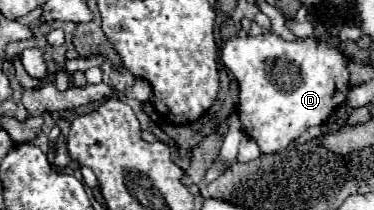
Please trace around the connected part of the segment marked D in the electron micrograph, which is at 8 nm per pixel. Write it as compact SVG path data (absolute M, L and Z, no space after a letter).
M311 18L313 22L313 36L285 40L273 32L259 34L259 36L235 36L227 40L225 48L221 50L223 64L233 72L239 82L239 108L237 114L245 126L245 132L259 144L261 152L279 152L287 148L293 140L297 140L307 128L319 126L333 114L335 106L341 106L351 88L351 72L347 66L347 58L339 50L335 42L323 40L325 26L321 20Z

